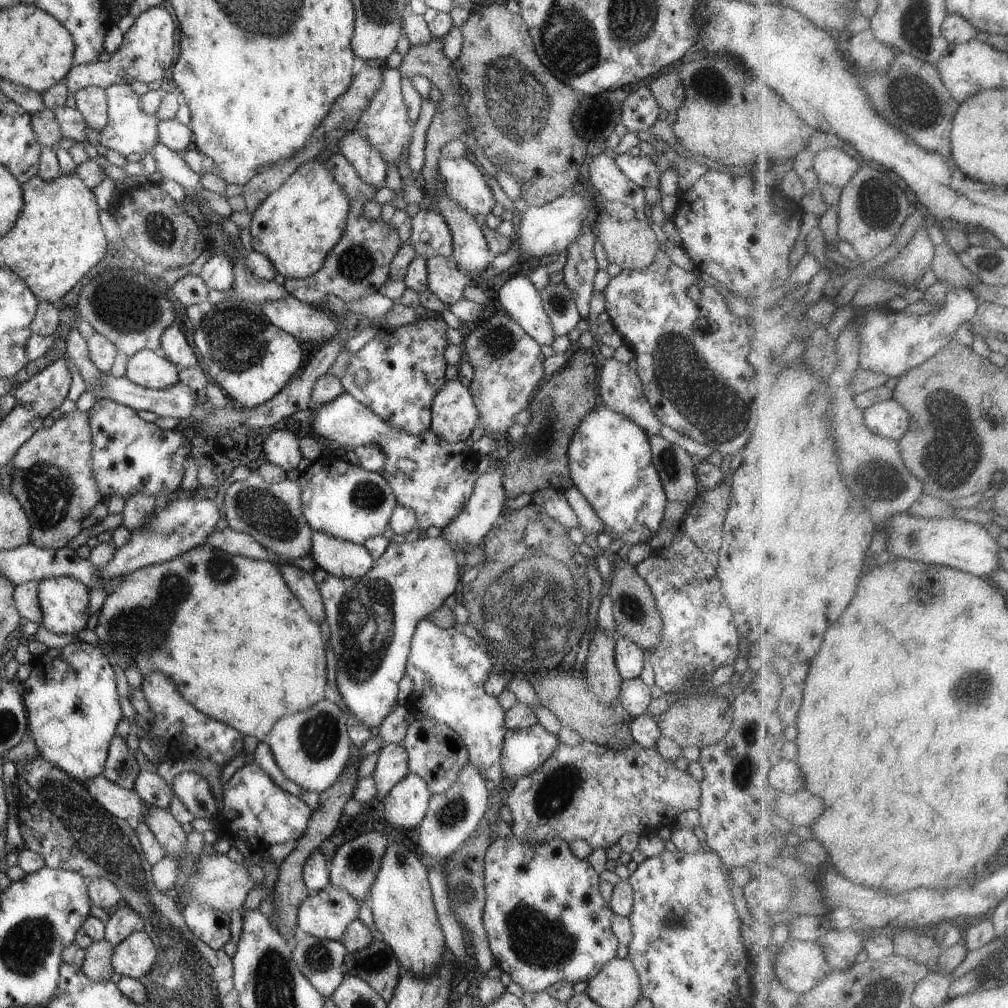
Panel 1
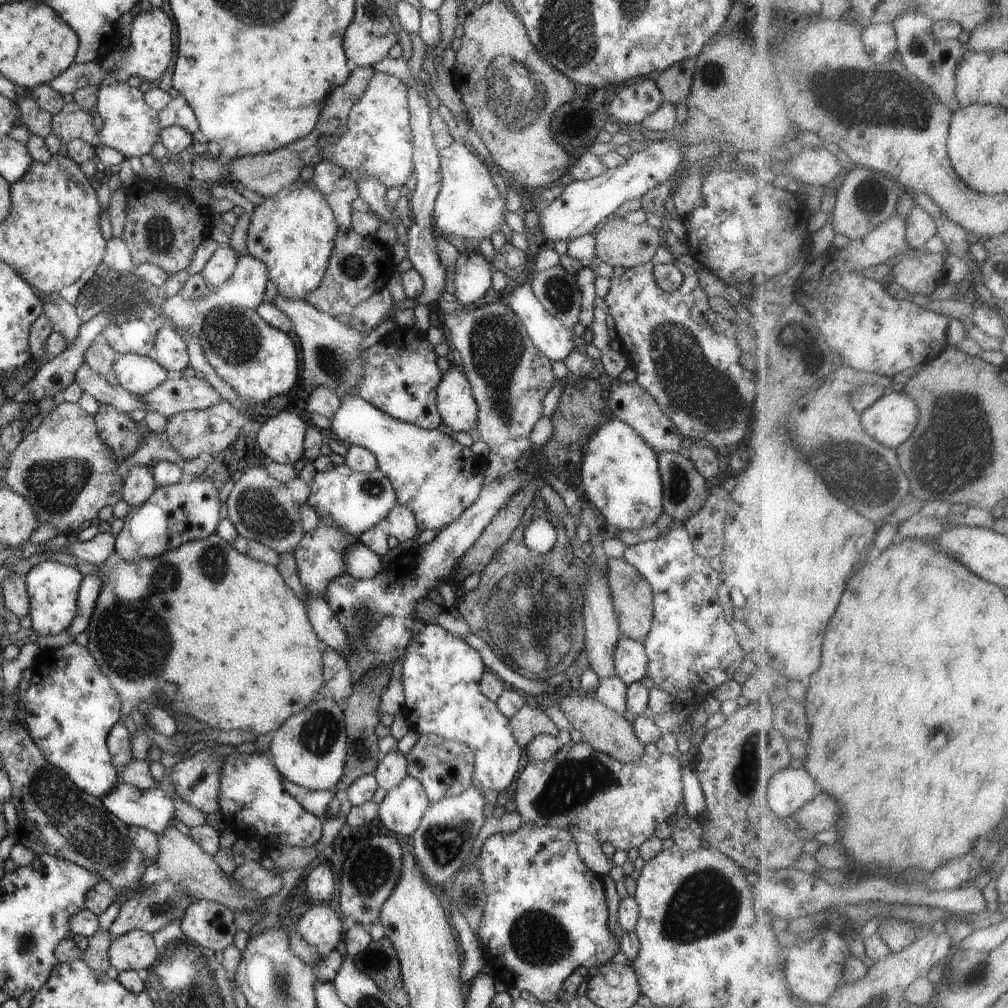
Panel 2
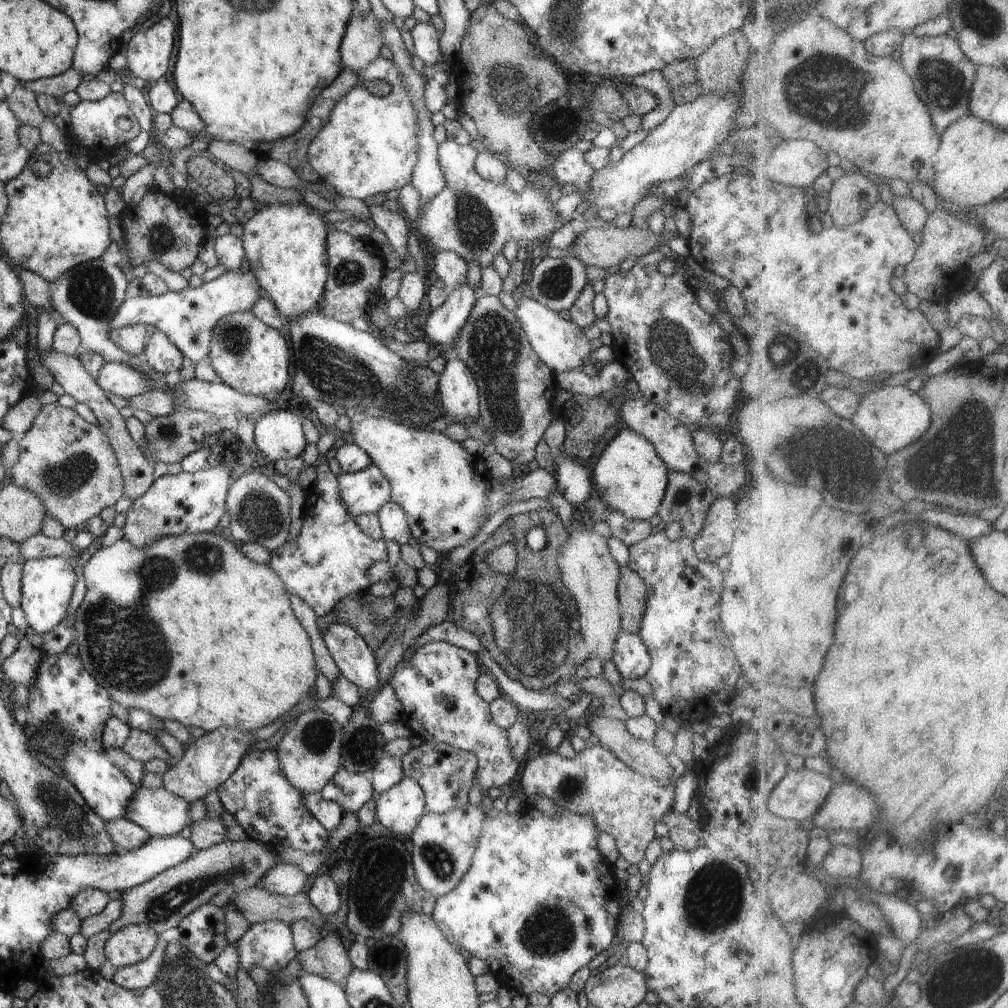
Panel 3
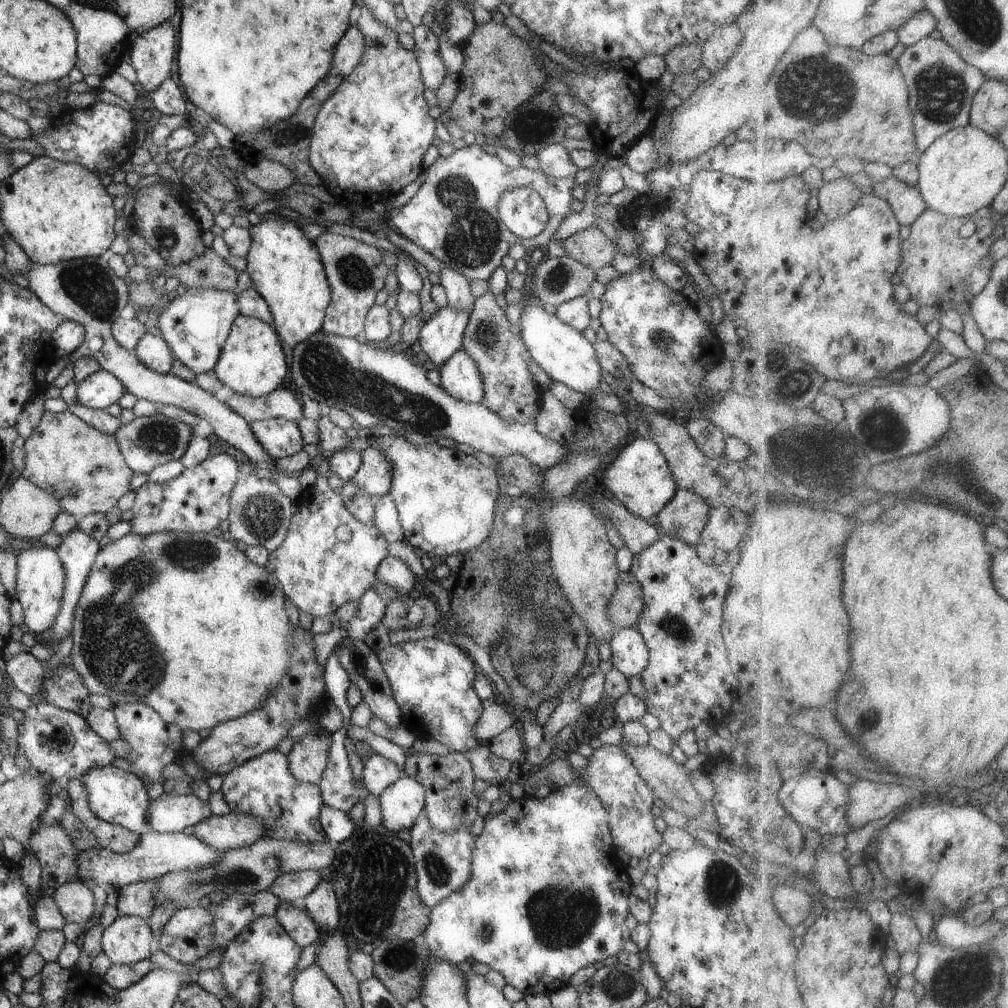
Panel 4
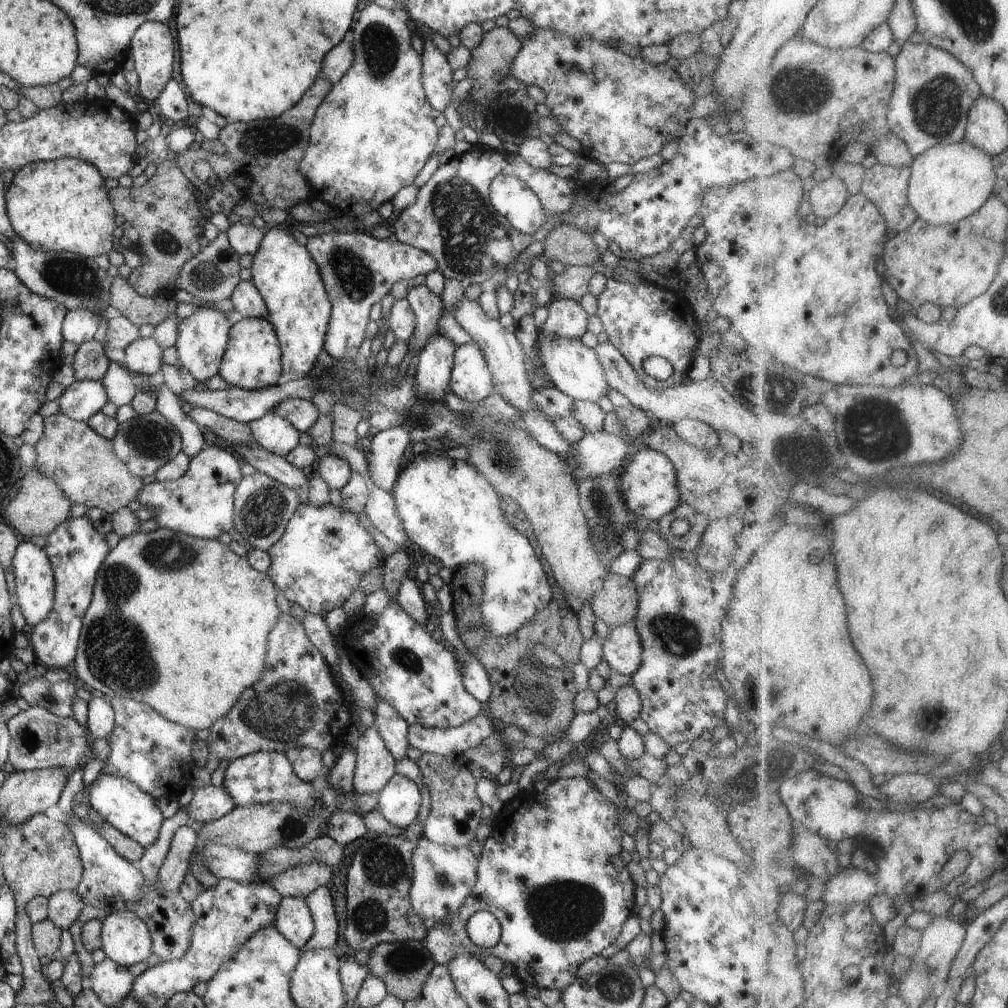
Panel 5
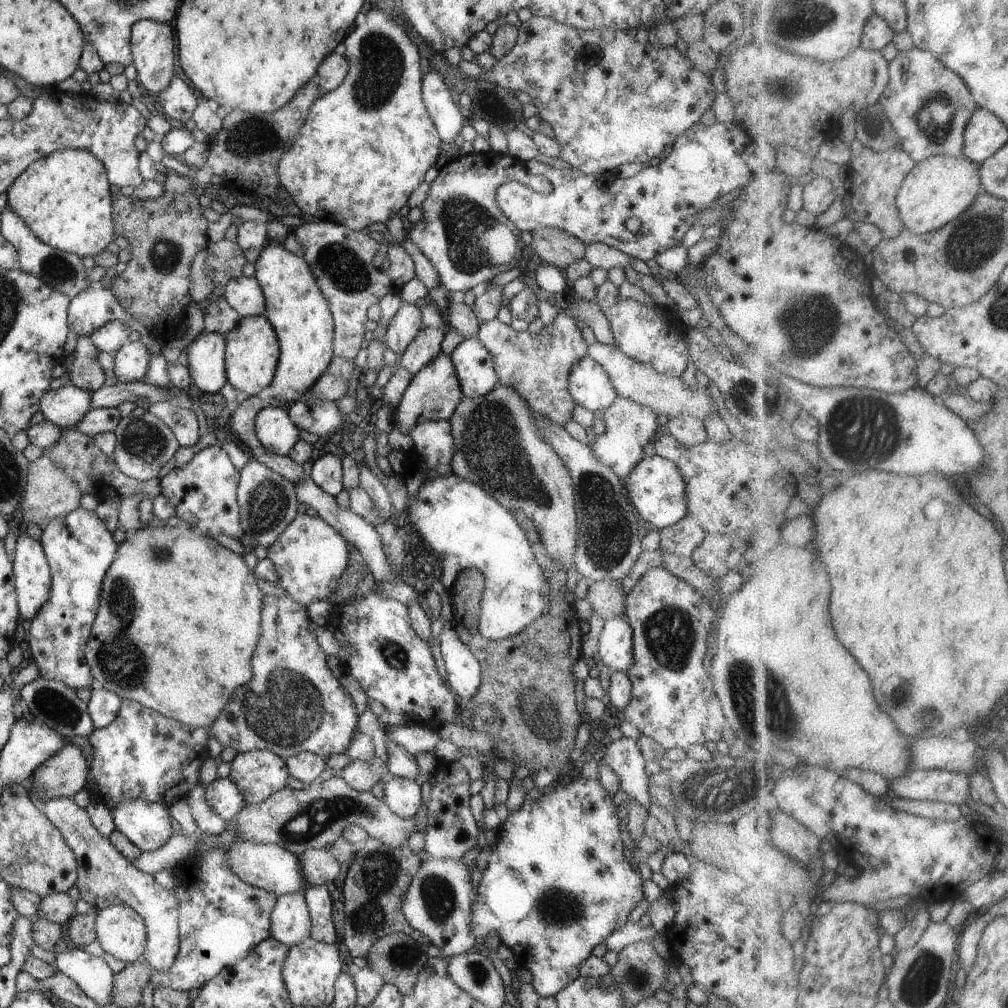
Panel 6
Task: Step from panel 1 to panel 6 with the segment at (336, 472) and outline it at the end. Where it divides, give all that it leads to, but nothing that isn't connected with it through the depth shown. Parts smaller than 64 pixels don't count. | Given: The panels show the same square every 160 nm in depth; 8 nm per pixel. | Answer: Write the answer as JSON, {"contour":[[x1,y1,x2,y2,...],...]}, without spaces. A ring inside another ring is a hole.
{"contour":[[441,352,430,364,426,364,424,370,413,374,408,389,404,392,398,407,395,408,393,426,402,434,408,435,412,426,416,426,418,422,449,421,463,398,450,355]]}

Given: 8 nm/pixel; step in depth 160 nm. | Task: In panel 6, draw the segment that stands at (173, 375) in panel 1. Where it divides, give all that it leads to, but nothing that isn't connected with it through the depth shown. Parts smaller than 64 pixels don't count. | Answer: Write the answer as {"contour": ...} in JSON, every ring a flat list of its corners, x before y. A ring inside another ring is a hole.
{"contour":[[73,385,64,386,56,390,49,389,38,402,38,412,60,429,73,428,92,409,90,402,90,392]]}

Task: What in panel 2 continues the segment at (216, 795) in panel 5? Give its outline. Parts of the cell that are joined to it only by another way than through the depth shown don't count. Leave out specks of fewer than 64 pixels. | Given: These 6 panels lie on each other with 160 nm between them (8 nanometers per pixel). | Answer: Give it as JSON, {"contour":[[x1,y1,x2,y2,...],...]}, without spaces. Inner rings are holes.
{"contour":[[121,781,101,801,108,812,129,827,144,827,156,834,165,831,175,818,174,804,160,786,140,790]]}

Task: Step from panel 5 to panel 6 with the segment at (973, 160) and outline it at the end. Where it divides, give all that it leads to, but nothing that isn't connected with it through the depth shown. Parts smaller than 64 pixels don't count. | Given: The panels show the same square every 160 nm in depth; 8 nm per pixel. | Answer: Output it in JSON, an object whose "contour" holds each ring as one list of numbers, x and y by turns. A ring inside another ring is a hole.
{"contour":[[940,155,918,163,898,196,898,208,906,228,922,236,946,227,968,212,984,191,980,168,982,165,969,157]]}

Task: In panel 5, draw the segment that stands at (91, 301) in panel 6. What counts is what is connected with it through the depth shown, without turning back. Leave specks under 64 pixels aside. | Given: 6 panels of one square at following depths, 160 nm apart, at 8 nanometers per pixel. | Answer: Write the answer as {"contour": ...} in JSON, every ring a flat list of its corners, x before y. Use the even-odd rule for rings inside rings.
{"contour":[[110,306,106,310,106,318,102,318,100,314,94,314,92,310,86,308,72,308,66,312,61,332,64,341,72,342,79,346,84,342,94,339,100,324,118,316,119,311]]}

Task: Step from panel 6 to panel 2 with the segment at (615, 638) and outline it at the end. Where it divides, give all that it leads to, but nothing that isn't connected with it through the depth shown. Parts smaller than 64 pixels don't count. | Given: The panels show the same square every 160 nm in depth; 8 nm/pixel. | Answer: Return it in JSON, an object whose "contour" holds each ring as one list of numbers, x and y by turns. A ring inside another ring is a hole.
{"contour":[[621,636,615,646,615,674,627,685,641,681,647,674,647,652,641,642]]}

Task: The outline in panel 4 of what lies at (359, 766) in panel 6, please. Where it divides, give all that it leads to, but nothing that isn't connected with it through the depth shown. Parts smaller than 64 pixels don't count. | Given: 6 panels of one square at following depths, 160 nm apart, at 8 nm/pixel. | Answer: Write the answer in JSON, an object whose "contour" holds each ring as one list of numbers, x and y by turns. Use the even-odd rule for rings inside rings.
{"contour":[[371,752,364,758,361,781,369,792,376,796,380,796,402,776,402,768,382,755]]}

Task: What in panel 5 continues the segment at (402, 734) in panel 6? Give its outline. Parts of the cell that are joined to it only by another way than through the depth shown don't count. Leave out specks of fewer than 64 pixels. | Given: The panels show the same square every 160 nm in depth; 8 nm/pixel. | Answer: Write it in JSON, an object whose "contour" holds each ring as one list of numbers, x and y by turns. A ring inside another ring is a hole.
{"contour":[[481,713,464,725,450,729,409,726,407,742,412,748,426,754,462,755,497,733,497,726,497,722]]}

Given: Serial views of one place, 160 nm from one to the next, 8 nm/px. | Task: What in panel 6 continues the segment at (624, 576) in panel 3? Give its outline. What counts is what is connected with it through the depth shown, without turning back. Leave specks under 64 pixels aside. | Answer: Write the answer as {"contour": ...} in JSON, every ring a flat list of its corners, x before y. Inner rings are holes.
{"contour":[[611,578,604,581,591,582,585,600,590,602,592,610,606,621,619,618,625,613,625,592,621,582]]}

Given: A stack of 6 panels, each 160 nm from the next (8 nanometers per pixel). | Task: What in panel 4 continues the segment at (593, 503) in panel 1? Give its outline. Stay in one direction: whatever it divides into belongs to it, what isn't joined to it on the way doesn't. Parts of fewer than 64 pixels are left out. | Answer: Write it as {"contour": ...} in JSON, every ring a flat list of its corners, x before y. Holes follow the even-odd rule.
{"contour":[[637,437,618,453,604,471,603,484,612,492,615,501,622,503,633,515,643,519,656,516,664,505,673,499,678,489,658,445,644,437]]}

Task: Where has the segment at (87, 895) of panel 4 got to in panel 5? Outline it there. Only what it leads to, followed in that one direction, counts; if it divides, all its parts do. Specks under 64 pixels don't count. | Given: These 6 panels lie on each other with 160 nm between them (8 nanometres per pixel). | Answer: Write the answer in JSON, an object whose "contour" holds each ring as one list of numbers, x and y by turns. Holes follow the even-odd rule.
{"contour":[[59,891,48,898,47,919,60,929,69,929,80,918,85,905,75,891]]}

